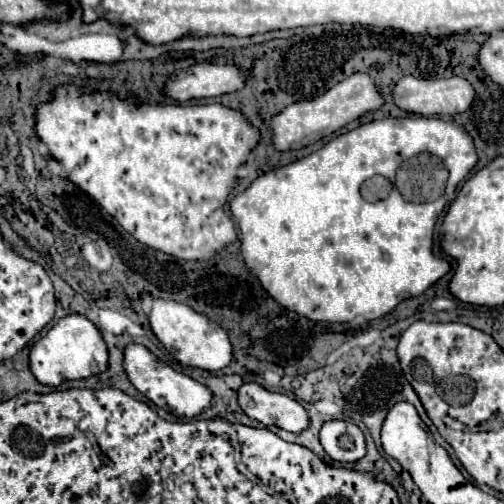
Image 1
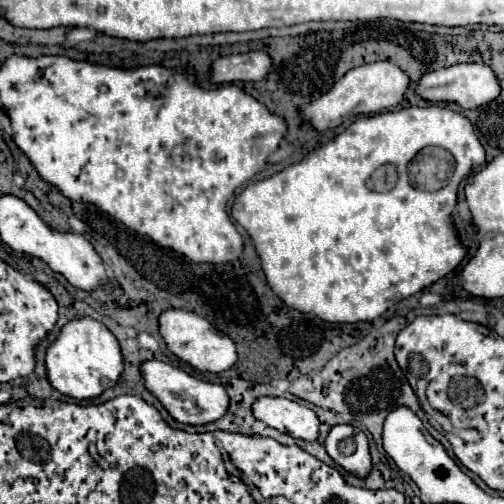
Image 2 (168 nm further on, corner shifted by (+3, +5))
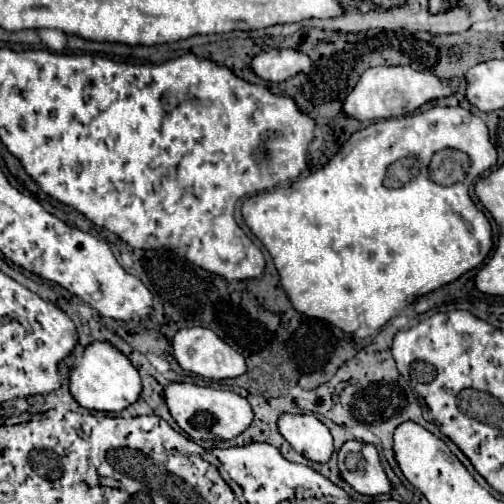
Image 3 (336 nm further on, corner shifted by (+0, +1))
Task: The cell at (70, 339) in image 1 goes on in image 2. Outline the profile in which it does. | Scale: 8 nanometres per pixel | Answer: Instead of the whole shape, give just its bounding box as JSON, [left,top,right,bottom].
[45,316,121,400]

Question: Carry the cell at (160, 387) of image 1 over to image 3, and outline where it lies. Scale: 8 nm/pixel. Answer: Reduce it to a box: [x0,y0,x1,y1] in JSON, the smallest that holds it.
[164,382,254,440]

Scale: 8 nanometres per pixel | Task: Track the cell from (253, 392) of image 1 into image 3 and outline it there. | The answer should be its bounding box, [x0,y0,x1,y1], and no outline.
[280,414,334,462]

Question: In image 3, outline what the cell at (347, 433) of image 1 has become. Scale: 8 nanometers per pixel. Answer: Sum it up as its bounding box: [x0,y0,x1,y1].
[338,442,392,496]

